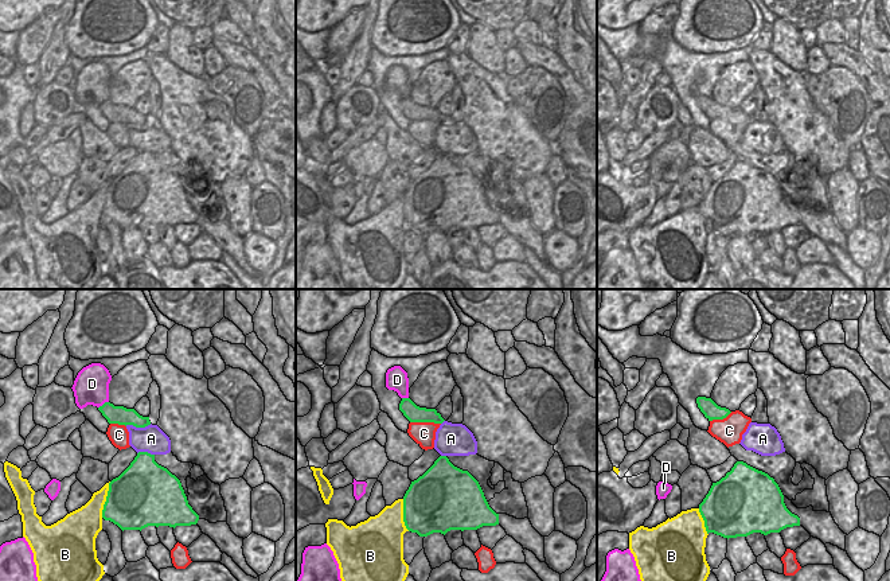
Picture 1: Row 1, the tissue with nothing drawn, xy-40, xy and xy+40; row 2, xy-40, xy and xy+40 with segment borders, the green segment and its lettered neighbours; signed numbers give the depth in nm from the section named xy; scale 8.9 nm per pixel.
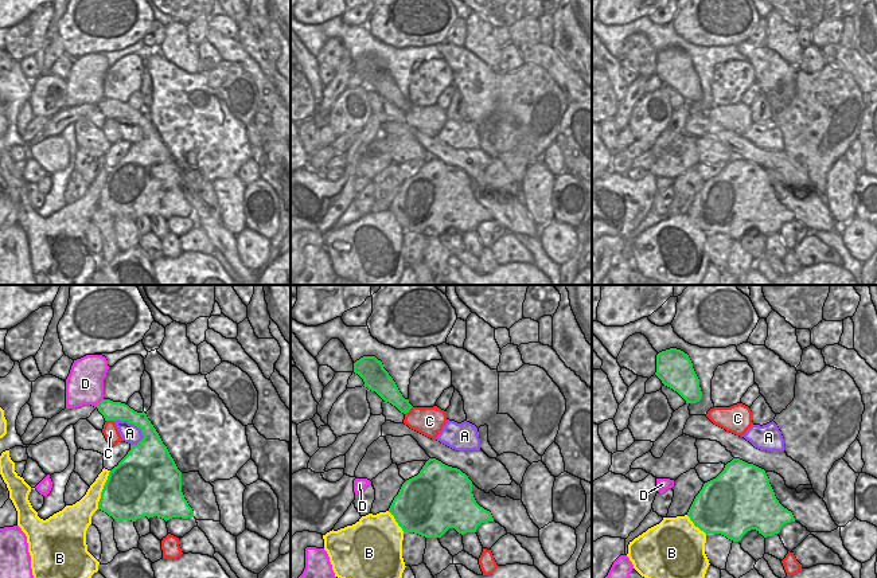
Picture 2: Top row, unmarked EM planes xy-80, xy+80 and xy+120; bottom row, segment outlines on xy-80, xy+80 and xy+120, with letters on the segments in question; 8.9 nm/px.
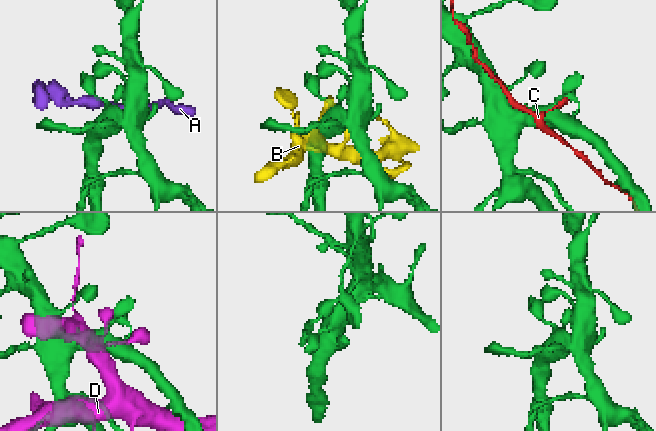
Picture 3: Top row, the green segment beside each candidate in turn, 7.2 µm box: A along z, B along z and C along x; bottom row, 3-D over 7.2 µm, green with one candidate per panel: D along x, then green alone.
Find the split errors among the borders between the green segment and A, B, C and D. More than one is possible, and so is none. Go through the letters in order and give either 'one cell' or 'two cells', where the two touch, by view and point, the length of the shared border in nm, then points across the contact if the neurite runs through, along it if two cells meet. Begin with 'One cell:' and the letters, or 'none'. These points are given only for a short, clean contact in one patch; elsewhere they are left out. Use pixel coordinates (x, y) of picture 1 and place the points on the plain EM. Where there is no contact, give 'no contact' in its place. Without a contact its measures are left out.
One cell: none
A: two cells; contact xy-40 (137, 125); length 240 nm
B: two cells; contact xy-40 (106, 198); length 340 nm
C: two cells; contact xy (425, 120); length 280 nm; border xy (410, 120), (433, 120), (440, 123)
D: two cells; contact xy-40 (104, 102); length 120 nm

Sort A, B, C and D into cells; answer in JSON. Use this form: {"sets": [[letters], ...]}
{"sets": [["A"], ["B"], ["C"], ["D"]]}

